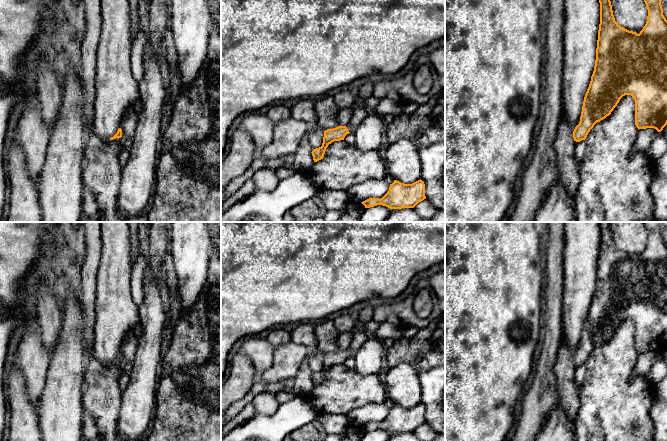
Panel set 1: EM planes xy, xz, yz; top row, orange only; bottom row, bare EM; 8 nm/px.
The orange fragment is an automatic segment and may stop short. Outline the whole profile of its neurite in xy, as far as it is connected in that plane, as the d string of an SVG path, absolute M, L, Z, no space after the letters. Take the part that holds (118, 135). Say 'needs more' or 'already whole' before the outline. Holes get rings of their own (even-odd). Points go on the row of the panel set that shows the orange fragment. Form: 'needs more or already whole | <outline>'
needs more | M134 102L130 103L127 107L127 110L122 114L120 121L120 128L117 133L110 138L108 142L113 139L118 138L121 142L121 145L130 152L132 148L132 140L135 135L137 128L137 112L134 109Z

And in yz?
already whole | M599 0L600 3L600 24L598 30L598 40L597 40L597 48L596 48L596 60L594 71L591 76L591 81L587 92L584 97L582 112L580 116L580 122L575 127L573 131L574 141L580 142L585 140L590 130L594 127L597 122L605 119L607 116L611 114L614 108L619 103L620 99L625 95L631 95L635 100L635 125L638 129L646 129L646 128L654 128L658 132L661 132L663 128L667 125L667 20L663 15L663 9L661 5L661 0L644 0L647 10L648 16L647 21L643 29L639 34L633 31L629 31L623 27L621 27L614 18L612 5L610 0Z

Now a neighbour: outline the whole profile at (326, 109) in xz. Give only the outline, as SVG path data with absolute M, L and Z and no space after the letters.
M333 97L319 99L314 103L317 114L317 125L322 130L338 127L337 115L339 108L333 100Z

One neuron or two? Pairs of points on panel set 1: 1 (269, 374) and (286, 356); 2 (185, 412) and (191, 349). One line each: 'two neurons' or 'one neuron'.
1: one neuron
2: one neuron

